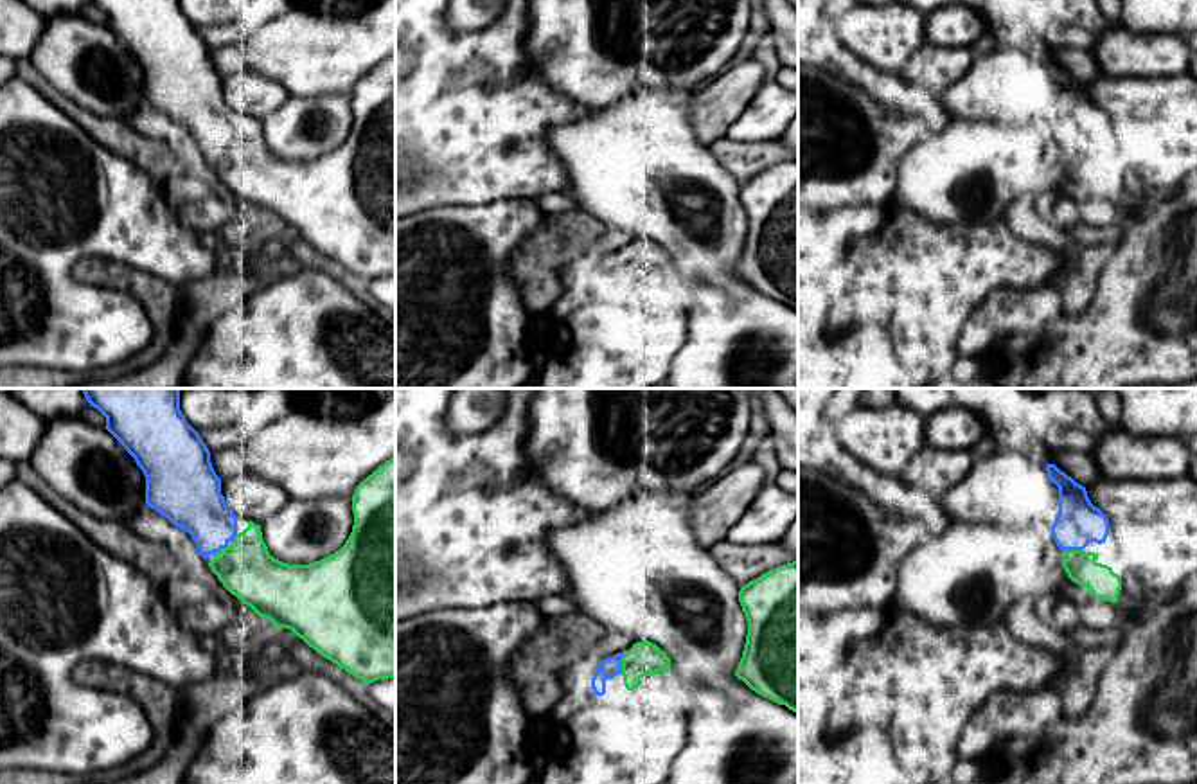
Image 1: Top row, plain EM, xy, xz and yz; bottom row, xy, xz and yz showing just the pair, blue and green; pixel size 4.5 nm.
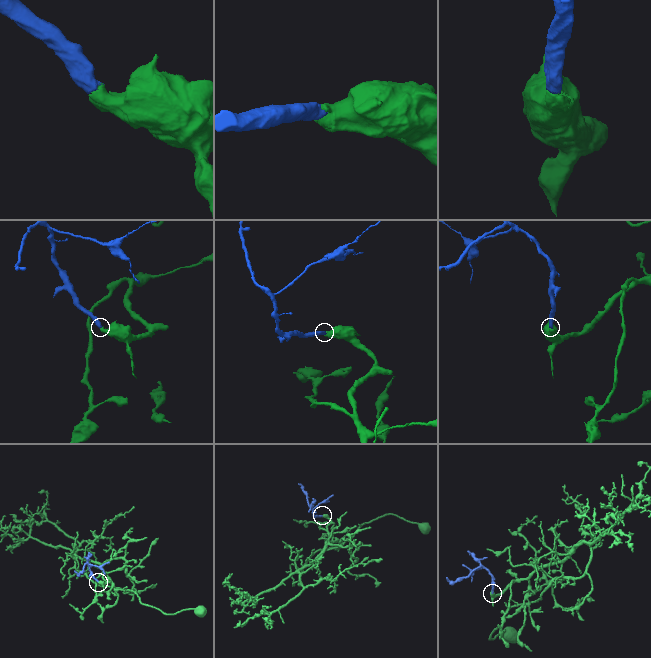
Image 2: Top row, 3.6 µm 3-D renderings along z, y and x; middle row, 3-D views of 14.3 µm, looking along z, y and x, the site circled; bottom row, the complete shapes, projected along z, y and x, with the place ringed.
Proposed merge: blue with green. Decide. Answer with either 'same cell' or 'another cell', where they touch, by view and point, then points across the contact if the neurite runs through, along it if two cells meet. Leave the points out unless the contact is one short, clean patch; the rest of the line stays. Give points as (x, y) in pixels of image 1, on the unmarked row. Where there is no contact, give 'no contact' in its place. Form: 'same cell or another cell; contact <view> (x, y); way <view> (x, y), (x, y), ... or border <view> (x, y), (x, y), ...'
same cell; contact xz (620, 261)

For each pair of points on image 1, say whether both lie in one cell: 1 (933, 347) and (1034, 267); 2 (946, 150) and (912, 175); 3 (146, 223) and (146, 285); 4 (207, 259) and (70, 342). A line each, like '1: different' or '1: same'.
1: same
2: same
3: different
4: same

